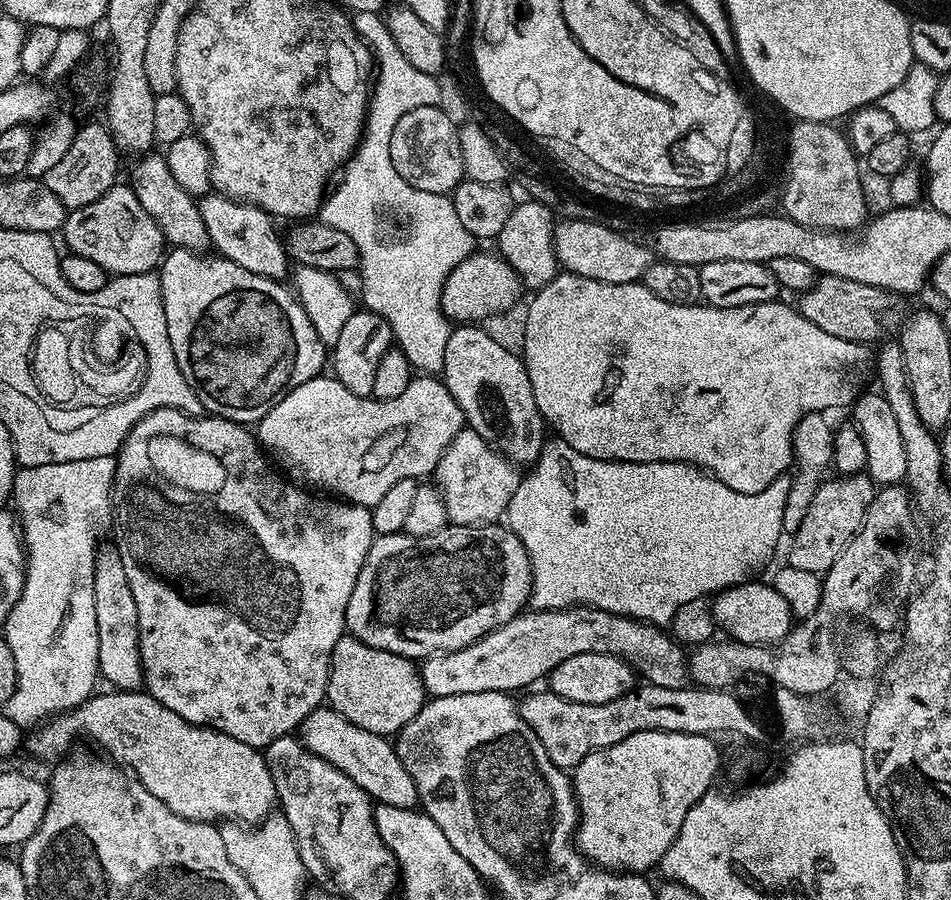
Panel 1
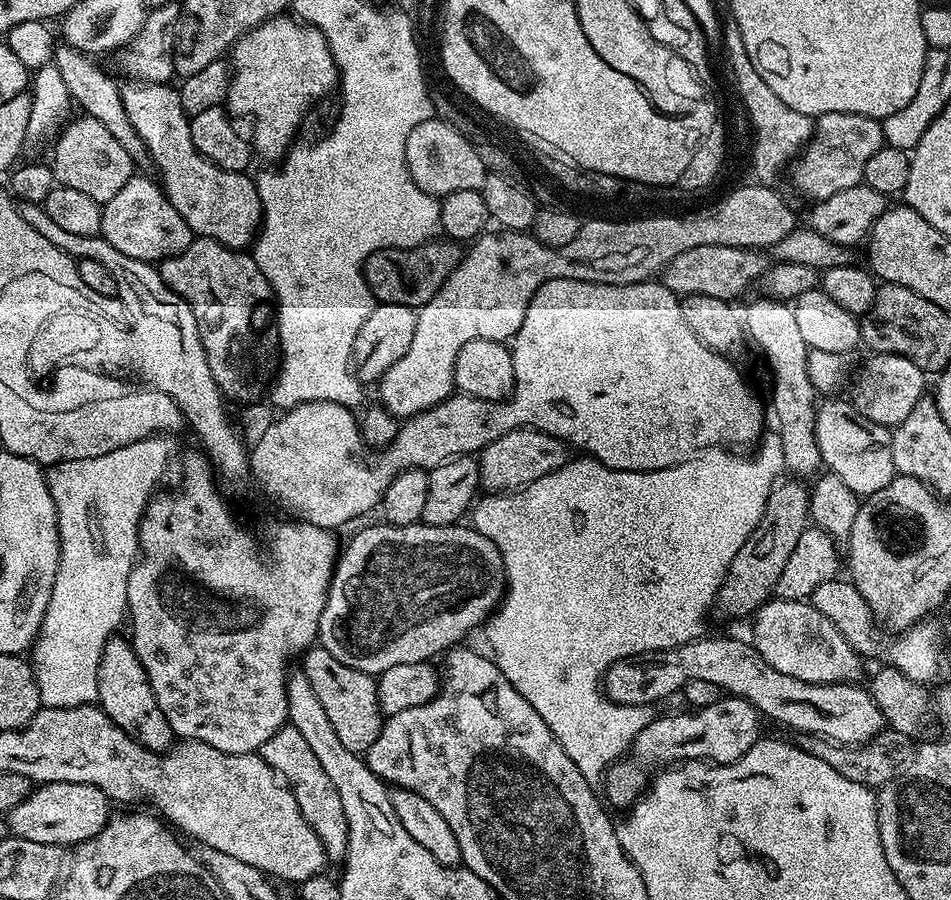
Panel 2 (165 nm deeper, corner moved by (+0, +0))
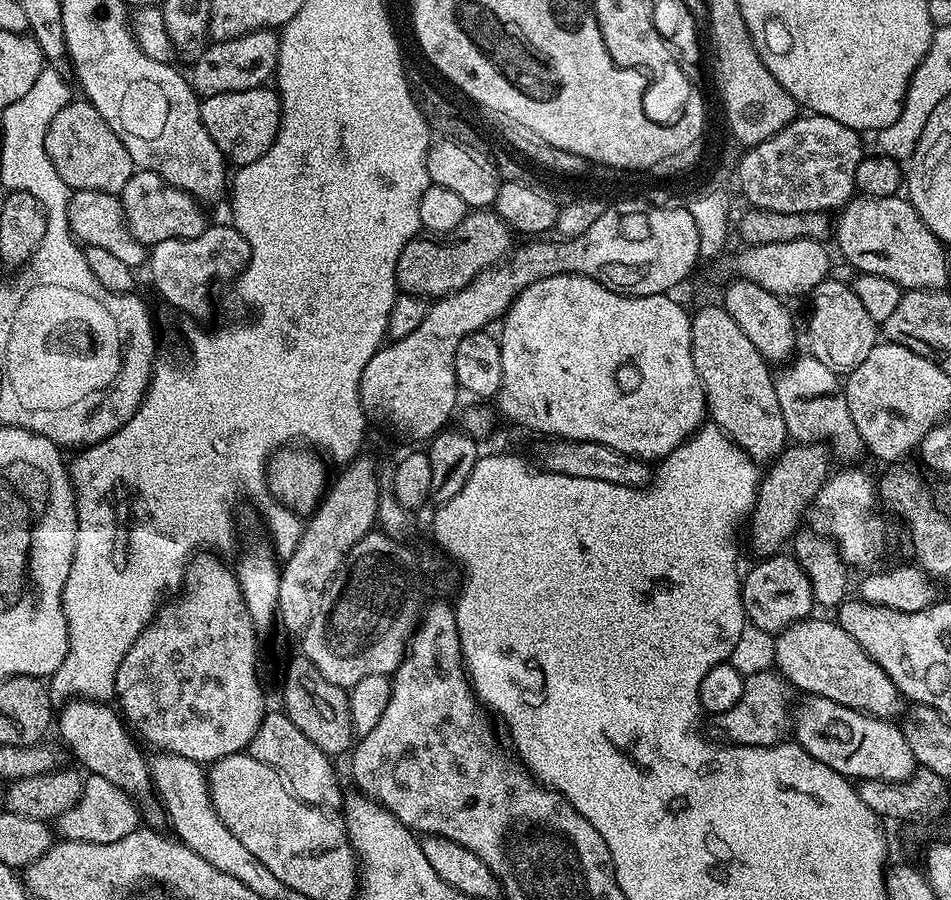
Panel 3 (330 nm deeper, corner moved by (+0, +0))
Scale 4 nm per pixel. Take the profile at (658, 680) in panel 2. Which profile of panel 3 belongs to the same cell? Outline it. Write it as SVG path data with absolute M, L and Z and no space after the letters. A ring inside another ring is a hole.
M805 695L803 699L804 705L794 712L794 740L818 762L856 782L885 780L899 784L912 779L918 767L916 759L908 739L891 719L866 716L850 706L830 702L830 698Z

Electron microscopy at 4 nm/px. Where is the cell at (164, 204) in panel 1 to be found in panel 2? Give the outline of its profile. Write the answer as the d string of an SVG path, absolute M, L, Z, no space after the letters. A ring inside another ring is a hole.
M65 42L57 47L54 57L58 74L62 74L62 78L66 81L66 90L74 101L75 107L77 104L87 115L98 118L98 122L102 122L102 126L106 126L106 130L110 130L110 134L118 138L119 144L124 147L126 154L130 154L133 162L147 161L149 154L144 148L142 138L138 138L134 126L130 126L130 118L126 118L126 106L122 106L120 97L121 85L115 84L92 60L95 59L89 53L80 52Z

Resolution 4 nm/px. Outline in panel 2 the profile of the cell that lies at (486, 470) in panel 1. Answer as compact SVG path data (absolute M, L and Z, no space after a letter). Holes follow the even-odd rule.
M516 428L510 434L502 434L502 438L483 445L478 456L480 483L492 494L527 488L530 482L557 472L569 459L569 445L558 437L534 428Z

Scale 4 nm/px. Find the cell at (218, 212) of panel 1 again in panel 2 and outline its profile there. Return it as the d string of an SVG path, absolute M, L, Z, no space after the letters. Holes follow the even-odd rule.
M143 80L125 83L120 97L122 106L126 106L126 118L130 118L130 126L134 126L138 138L142 138L151 163L156 163L160 171L158 180L168 200L174 210L182 214L192 233L205 240L216 240L228 248L247 249L262 219L256 181L244 172L224 172L198 154L190 138L190 117L182 110L179 91L172 87L171 83L145 84Z

